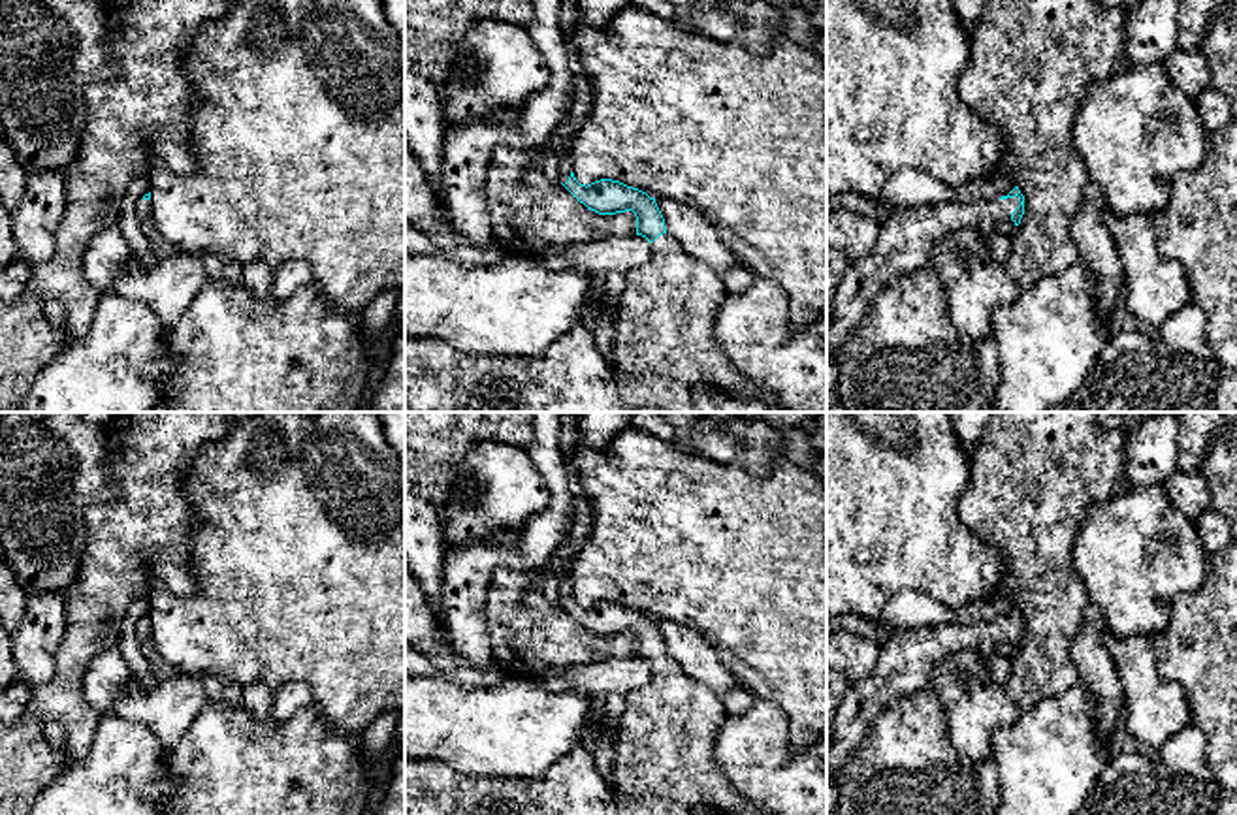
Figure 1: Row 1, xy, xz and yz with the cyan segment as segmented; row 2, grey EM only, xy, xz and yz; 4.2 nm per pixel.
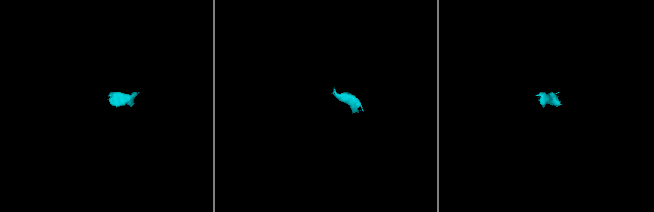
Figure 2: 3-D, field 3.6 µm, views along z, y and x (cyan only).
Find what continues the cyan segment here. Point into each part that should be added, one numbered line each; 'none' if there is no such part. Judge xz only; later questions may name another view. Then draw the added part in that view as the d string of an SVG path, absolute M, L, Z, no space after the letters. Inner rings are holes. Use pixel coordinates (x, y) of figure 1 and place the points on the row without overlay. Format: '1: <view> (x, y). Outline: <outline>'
1: xz (565, 590). Outline: M572 557L563 563L563 585L561 585L561 599L559 599L559 604L563 606L569 602L570 593L572 593L572 585L569 578L570 565L572 565Z
2: xz (663, 765). Outline: M663 655L651 664L646 687L625 696L616 727L616 753L606 783L616 792L619 815L695 815L699 809L732 815L772 815L736 792L717 768L714 738L725 706L717 695L687 678L678 663Z

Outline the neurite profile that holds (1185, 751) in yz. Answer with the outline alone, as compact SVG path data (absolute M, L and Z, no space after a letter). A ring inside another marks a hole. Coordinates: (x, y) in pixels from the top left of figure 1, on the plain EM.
M1188 723L1173 738L1158 747L1158 759L1173 770L1201 781L1213 781L1213 768L1207 760L1207 736Z

